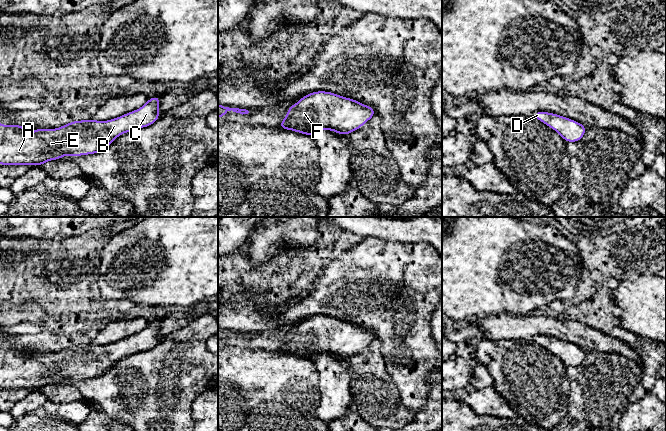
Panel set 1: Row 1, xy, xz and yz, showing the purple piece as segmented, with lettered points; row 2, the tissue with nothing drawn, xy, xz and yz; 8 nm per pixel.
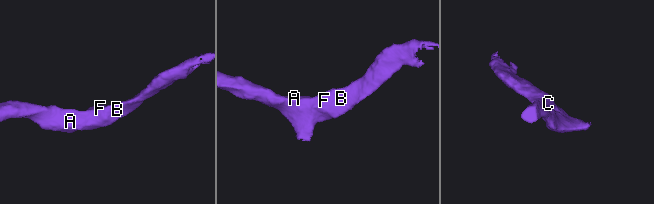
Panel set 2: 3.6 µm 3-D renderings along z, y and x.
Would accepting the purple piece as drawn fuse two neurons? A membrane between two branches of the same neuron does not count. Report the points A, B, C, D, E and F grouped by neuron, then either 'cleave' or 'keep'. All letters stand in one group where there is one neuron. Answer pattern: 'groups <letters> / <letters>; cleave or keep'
groups A B C D E F; keep

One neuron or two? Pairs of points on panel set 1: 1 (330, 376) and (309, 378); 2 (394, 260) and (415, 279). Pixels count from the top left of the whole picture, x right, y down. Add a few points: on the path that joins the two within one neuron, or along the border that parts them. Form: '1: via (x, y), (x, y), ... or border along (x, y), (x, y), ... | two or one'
1: border along (312, 362), (318, 374), (320, 400) | two
2: via (399, 265), (410, 275) | one

